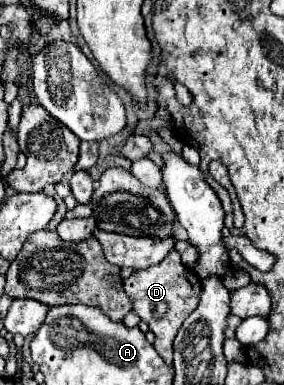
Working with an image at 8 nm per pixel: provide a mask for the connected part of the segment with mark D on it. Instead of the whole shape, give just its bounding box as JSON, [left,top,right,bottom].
[123,250,201,366]

